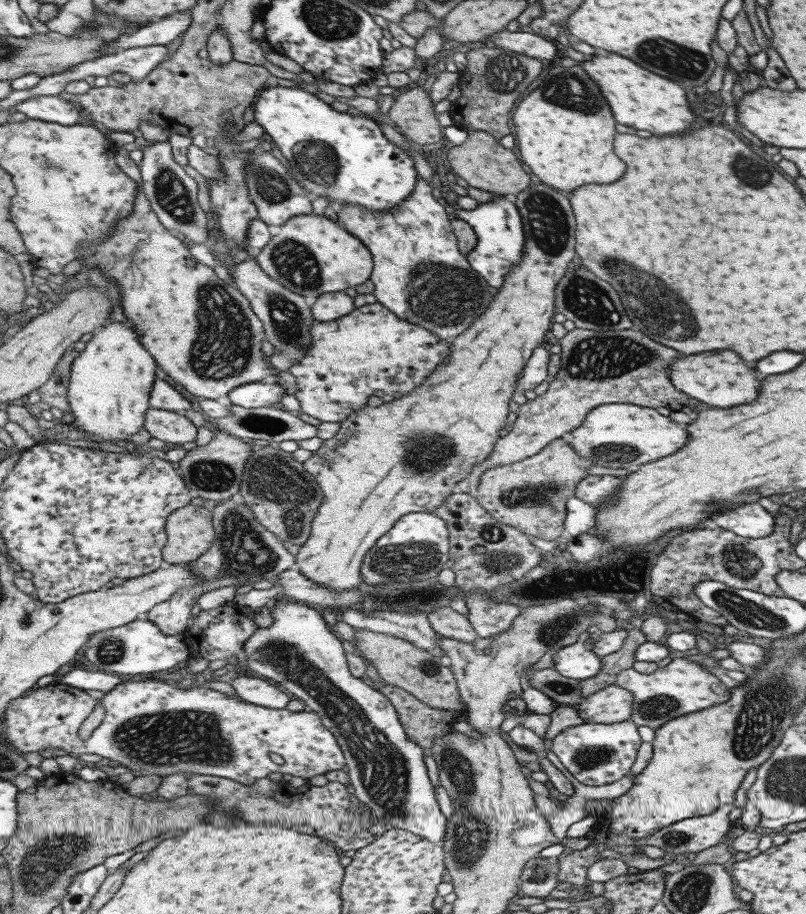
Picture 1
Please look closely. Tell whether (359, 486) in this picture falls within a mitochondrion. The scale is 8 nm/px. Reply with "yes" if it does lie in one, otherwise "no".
no

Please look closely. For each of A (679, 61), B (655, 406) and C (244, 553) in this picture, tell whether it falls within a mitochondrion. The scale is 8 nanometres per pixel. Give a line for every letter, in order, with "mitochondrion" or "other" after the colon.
A: mitochondrion
B: other
C: mitochondrion

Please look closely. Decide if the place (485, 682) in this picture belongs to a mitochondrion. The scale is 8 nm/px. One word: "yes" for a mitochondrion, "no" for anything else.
no

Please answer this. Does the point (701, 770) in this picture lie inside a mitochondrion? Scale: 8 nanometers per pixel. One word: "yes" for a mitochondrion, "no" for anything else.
no

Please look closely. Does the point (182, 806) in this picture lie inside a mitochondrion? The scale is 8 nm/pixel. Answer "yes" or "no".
no

